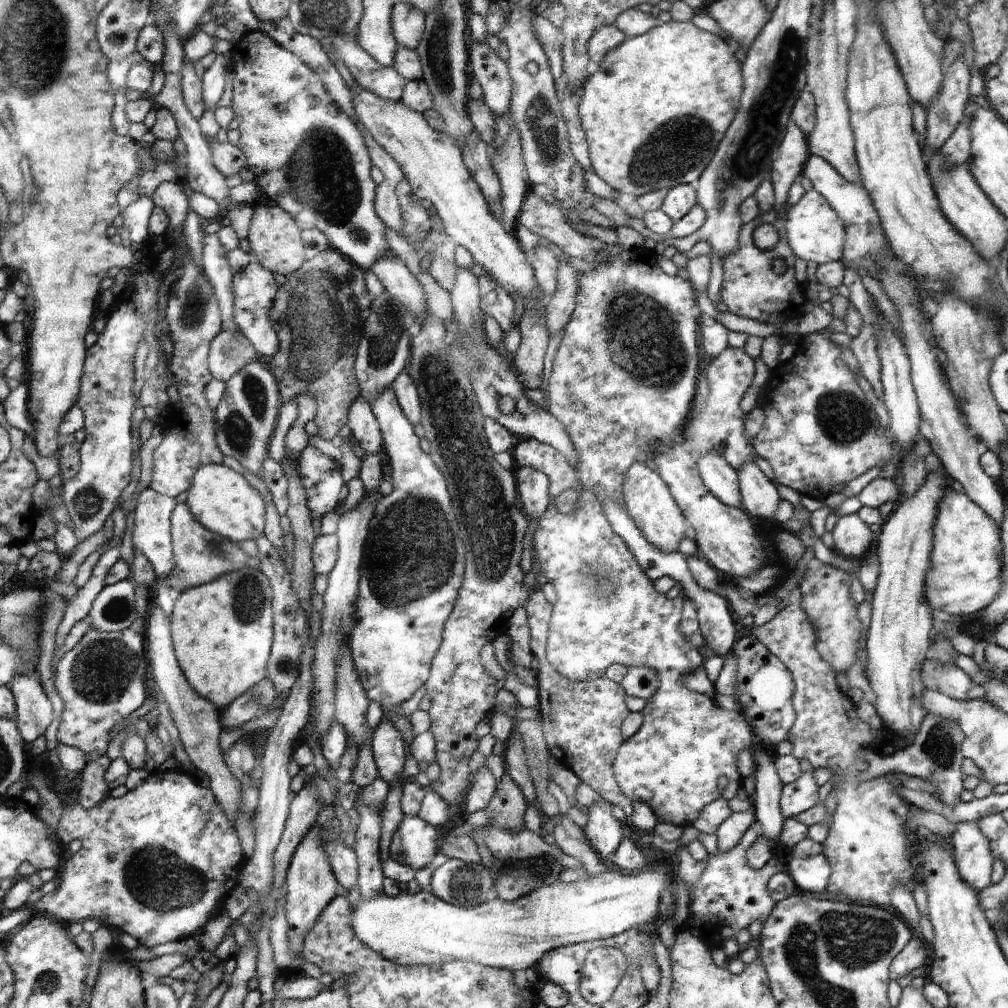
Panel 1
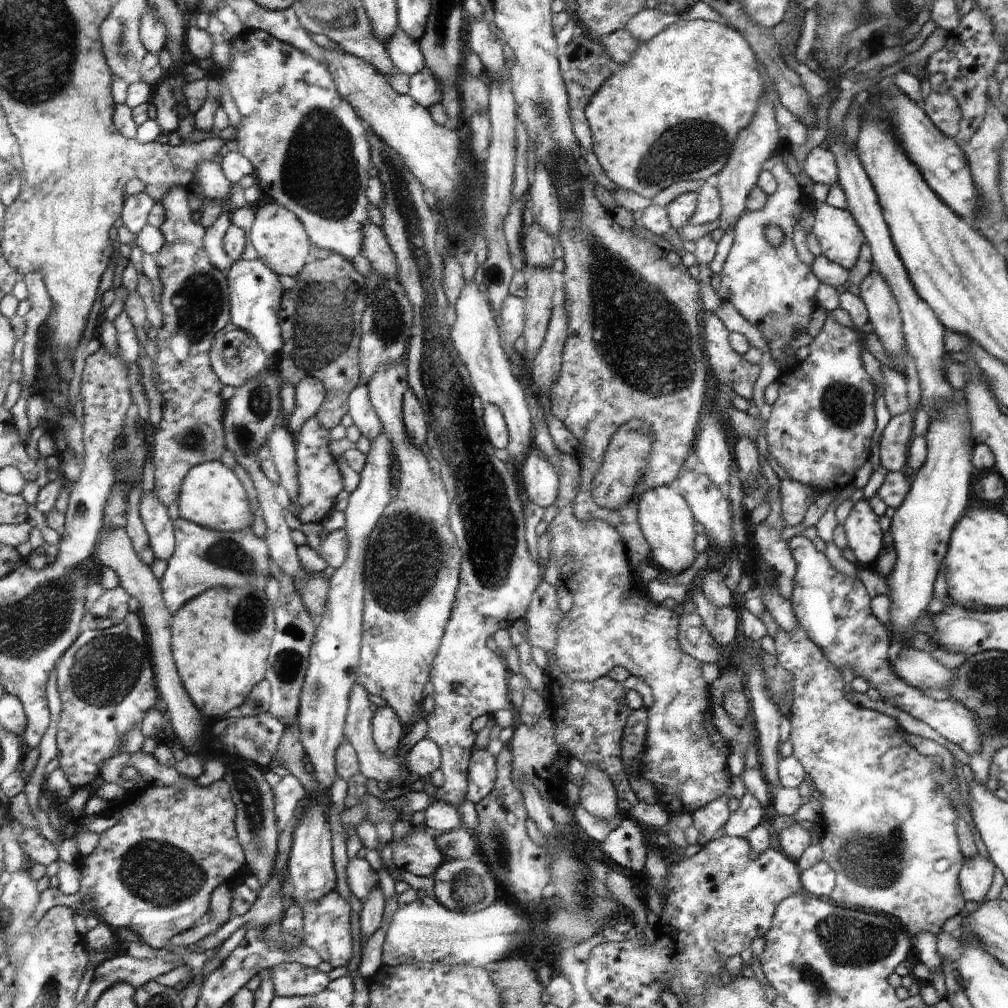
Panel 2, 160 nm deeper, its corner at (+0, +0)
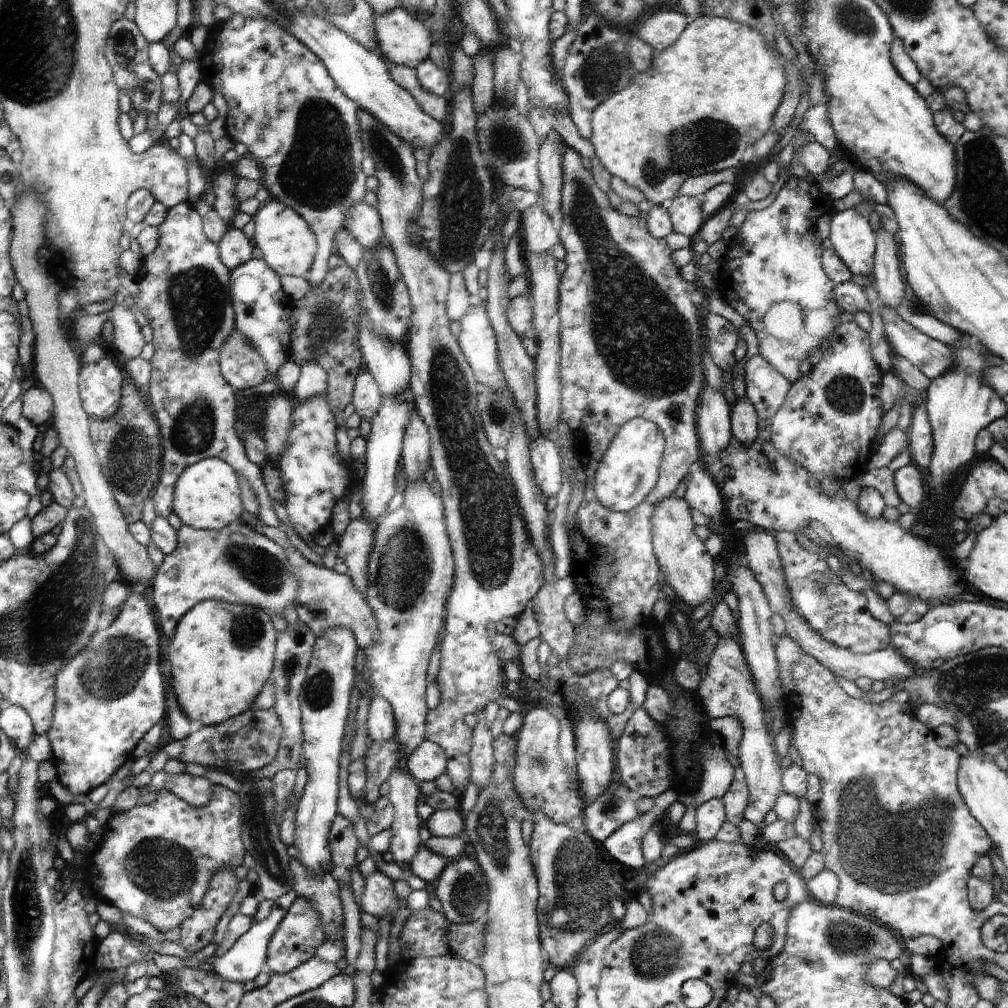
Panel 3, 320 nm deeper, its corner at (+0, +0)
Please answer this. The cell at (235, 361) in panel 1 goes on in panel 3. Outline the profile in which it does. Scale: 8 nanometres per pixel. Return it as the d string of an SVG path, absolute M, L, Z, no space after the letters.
M236 330L220 347L219 364L228 384L238 391L262 383L269 374L267 364L254 342Z

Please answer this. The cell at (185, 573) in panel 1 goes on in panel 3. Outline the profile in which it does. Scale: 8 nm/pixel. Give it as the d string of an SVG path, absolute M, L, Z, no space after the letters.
M240 520L222 530L195 529L183 524L177 537L177 549L156 569L148 591L166 641L174 636L179 620L196 604L207 600L252 605L272 616L283 616L286 606L297 605L300 579L293 575L285 550Z

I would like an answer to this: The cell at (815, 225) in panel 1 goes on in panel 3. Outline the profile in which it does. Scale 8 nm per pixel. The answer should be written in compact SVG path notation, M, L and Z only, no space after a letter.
M858 209L838 211L831 218L830 232L833 249L856 278L873 272L878 247L870 216Z

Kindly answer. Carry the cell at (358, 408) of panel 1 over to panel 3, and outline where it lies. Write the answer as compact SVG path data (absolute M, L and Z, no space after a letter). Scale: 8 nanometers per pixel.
M370 371L363 372L362 375L358 376L352 404L354 405L355 413L361 419L365 418L371 421L376 416L381 405L382 397L380 389L374 380L373 374L370 374Z

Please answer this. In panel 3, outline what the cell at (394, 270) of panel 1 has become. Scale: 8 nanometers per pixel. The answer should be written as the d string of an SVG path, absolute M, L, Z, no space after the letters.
M365 201L360 203L351 212L346 230L364 249L377 245L383 236L382 223L377 208Z

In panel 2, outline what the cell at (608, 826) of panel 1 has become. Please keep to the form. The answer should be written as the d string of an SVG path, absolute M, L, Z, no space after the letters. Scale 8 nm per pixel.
M602 767L587 768L583 787L579 788L579 796L578 805L597 819L610 820L620 813L614 783L607 770Z

